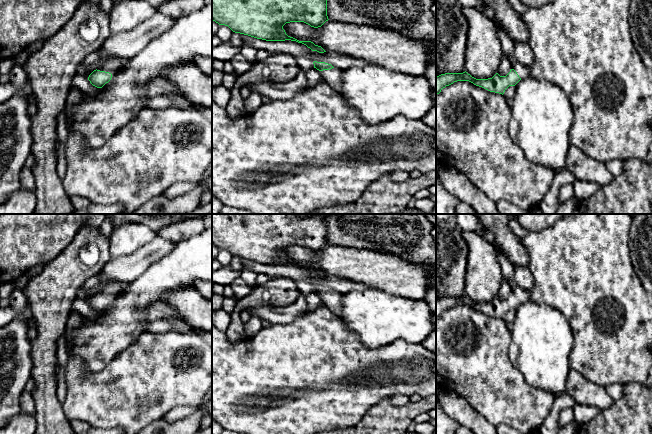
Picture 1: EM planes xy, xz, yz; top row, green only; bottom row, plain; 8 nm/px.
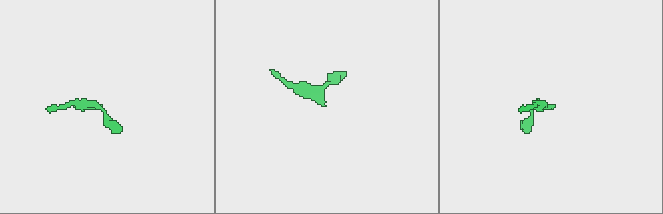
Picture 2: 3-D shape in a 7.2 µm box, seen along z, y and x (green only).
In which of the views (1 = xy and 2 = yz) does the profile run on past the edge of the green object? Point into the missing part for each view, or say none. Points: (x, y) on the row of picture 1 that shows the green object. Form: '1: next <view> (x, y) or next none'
1: next xy (113, 65)
2: next yz (523, 71)

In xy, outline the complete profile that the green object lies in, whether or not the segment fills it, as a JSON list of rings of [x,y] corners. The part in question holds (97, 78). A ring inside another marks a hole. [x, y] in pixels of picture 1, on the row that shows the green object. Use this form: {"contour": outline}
{"contour": [[[113,58],[110,60],[102,61],[97,69],[89,75],[88,80],[93,86],[102,88],[111,80],[112,74],[123,67],[125,61],[126,60],[121,58]]]}

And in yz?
{"contour": [[[517,61],[512,63],[512,69],[506,76],[500,76],[496,73],[492,78],[476,79],[466,71],[463,73],[445,73],[436,76],[436,95],[439,94],[443,88],[457,81],[469,81],[490,92],[503,95],[509,86],[515,86],[521,79],[530,76],[530,73],[531,67],[524,66]]]}

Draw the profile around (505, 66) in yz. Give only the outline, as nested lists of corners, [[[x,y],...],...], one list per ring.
[[[503,57],[499,65],[497,73],[500,76],[506,76],[510,72],[511,69],[512,69],[512,62],[510,62],[509,59]]]

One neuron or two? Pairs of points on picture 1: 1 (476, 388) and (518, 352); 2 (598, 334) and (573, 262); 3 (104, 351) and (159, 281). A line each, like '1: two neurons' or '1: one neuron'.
1: two neurons
2: one neuron
3: one neuron

